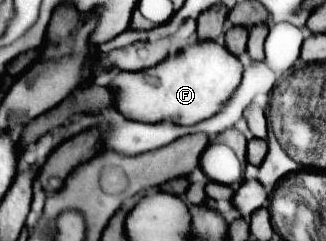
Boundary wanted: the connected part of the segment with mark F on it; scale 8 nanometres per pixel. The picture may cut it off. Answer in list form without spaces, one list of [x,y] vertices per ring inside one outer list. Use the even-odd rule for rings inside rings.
[[[197,39],[147,69],[147,75],[159,77],[159,85],[149,85],[141,75],[119,71],[107,87],[113,91],[113,107],[127,119],[145,123],[167,119],[179,125],[195,125],[221,109],[239,85],[241,73],[241,61],[225,45],[211,39]]]

